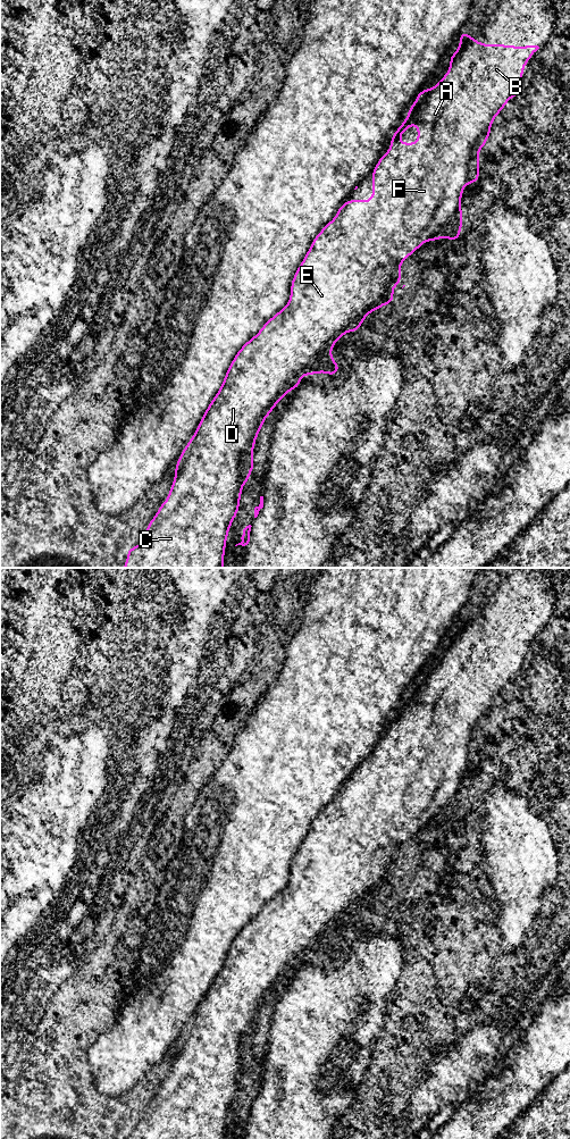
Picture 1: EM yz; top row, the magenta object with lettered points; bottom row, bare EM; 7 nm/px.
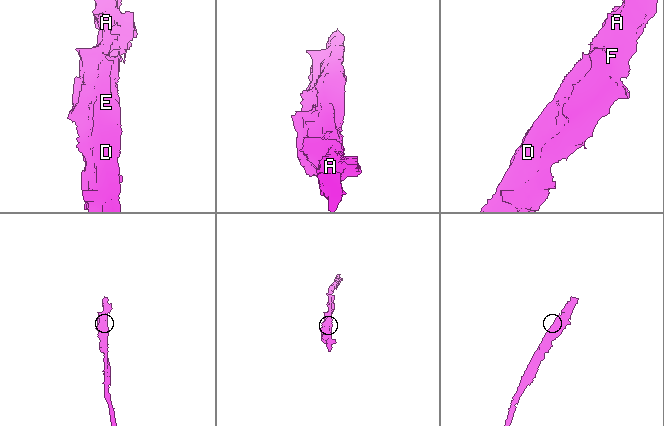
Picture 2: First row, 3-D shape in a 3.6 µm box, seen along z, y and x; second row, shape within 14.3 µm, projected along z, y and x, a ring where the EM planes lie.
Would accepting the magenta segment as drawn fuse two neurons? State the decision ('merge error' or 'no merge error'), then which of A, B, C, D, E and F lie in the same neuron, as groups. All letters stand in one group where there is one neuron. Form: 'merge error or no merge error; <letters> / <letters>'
no merge error; A B C D E F

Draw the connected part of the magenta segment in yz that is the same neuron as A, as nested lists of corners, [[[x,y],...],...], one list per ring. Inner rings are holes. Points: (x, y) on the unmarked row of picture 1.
[[[461,612],[460,613],[460,626],[459,630],[456,634],[451,636],[450,640],[450,652],[445,655],[445,658],[436,664],[436,668],[434,670],[426,670],[421,671],[420,675],[416,678],[416,685],[411,686],[409,688],[409,695],[403,704],[400,705],[400,709],[392,715],[391,718],[391,730],[387,731],[387,734],[377,743],[377,748],[374,749],[372,753],[372,780],[370,782],[366,781],[358,781],[354,782],[352,780],[347,781],[344,786],[341,787],[341,789],[336,793],[336,798],[329,803],[321,813],[313,820],[313,823],[311,828],[309,829],[308,835],[304,837],[304,840],[302,845],[299,847],[295,857],[292,861],[292,866],[291,866],[291,879],[287,885],[287,887],[282,890],[279,894],[277,894],[273,899],[270,899],[260,911],[260,913],[252,919],[250,922],[248,922],[241,931],[237,933],[235,939],[233,940],[226,956],[224,960],[224,963],[221,965],[220,971],[218,972],[217,977],[213,979],[211,982],[210,987],[207,989],[204,993],[204,997],[199,1004],[198,1011],[192,1017],[192,1020],[188,1022],[187,1027],[184,1029],[181,1038],[177,1041],[176,1048],[175,1048],[175,1060],[171,1066],[171,1070],[168,1074],[168,1080],[159,1088],[159,1092],[156,1095],[154,1100],[148,1104],[148,1109],[145,1114],[145,1121],[137,1127],[136,1129],[129,1129],[127,1131],[127,1139],[224,1139],[225,1137],[225,1128],[226,1128],[226,1122],[227,1122],[227,1116],[230,1109],[230,1106],[236,1098],[238,1090],[240,1090],[240,1079],[243,1077],[242,1075],[242,1066],[249,1064],[249,1057],[253,1053],[254,1044],[252,1039],[252,1032],[255,1027],[255,1020],[258,1015],[260,1014],[260,1010],[263,1006],[265,1000],[269,997],[269,995],[273,993],[273,990],[276,988],[277,983],[282,981],[287,974],[294,970],[295,972],[299,970],[300,966],[300,960],[304,956],[316,956],[317,954],[327,954],[330,958],[335,958],[336,953],[341,953],[341,947],[334,944],[334,940],[332,938],[332,929],[335,927],[336,922],[342,919],[345,914],[347,913],[358,913],[360,911],[360,906],[363,904],[364,899],[367,896],[371,895],[375,890],[379,891],[383,886],[392,886],[393,885],[393,869],[395,866],[400,866],[401,864],[401,856],[402,852],[400,849],[401,844],[410,838],[410,836],[414,832],[417,832],[426,822],[439,822],[442,818],[446,818],[449,822],[455,823],[459,818],[461,816],[461,807],[464,804],[461,798],[463,796],[460,787],[461,778],[463,776],[463,769],[469,765],[469,764],[478,764],[479,763],[479,737],[478,737],[478,731],[485,729],[485,725],[487,719],[491,717],[492,711],[489,707],[493,705],[493,702],[495,701],[496,696],[498,694],[502,694],[503,688],[506,686],[506,684],[512,679],[512,678],[518,678],[518,675],[522,672],[522,654],[523,654],[523,648],[528,644],[528,642],[531,639],[533,636],[539,630],[538,627],[523,627],[521,629],[518,629],[515,627],[504,627],[504,626],[481,626],[479,622],[473,621],[467,613]],[[417,705],[418,706],[418,723],[417,725],[401,725],[399,722],[399,719],[404,715],[404,713],[412,706]],[[387,776],[396,776],[399,778],[399,785],[395,786],[393,782],[389,780],[383,780],[383,777]]]

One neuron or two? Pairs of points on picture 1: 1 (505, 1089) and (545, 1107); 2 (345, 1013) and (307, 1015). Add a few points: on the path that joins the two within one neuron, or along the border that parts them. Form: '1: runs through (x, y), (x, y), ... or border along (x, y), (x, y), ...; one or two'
1: border along (551, 1081), (516, 1121); two
2: runs through (336, 1013), (316, 1015); one

